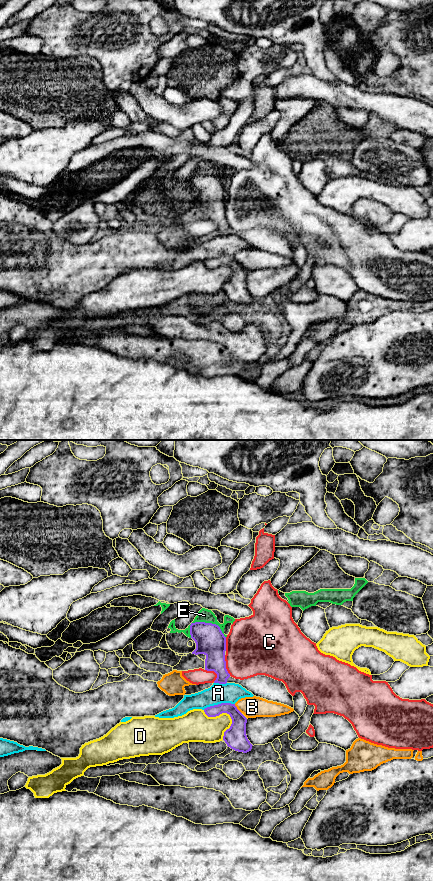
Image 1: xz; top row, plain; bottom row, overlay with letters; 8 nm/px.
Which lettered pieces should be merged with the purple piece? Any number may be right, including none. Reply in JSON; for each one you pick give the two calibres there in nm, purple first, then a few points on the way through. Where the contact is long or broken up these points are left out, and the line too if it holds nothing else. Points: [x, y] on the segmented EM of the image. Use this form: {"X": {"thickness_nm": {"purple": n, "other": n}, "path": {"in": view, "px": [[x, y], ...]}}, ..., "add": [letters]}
{"add": []}

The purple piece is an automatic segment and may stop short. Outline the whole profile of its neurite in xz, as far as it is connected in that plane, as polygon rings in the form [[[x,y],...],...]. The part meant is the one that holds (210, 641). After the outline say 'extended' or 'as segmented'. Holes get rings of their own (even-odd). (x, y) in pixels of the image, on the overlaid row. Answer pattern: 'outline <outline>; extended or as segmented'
outline [[[195,622],[190,625],[191,638],[196,643],[192,654],[204,654],[205,670],[214,671],[217,678],[214,683],[226,684],[230,677],[226,669],[226,637],[216,624]]]; as segmented

